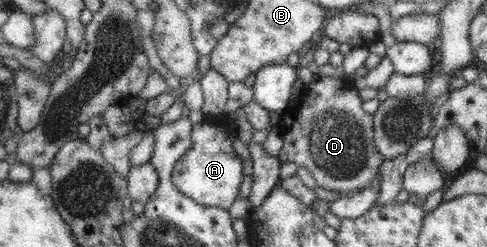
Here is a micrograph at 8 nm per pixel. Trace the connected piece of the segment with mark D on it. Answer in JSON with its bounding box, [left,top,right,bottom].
[277,75,384,195]

